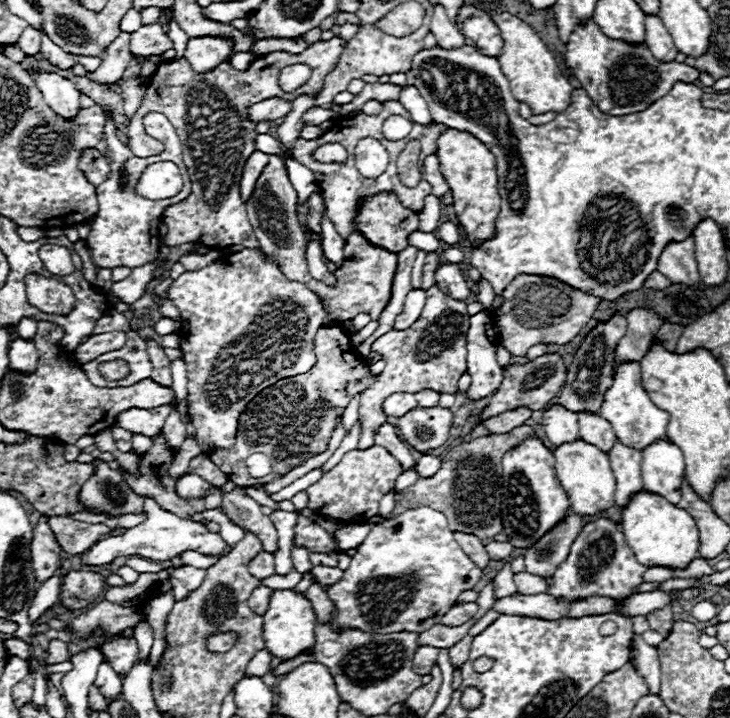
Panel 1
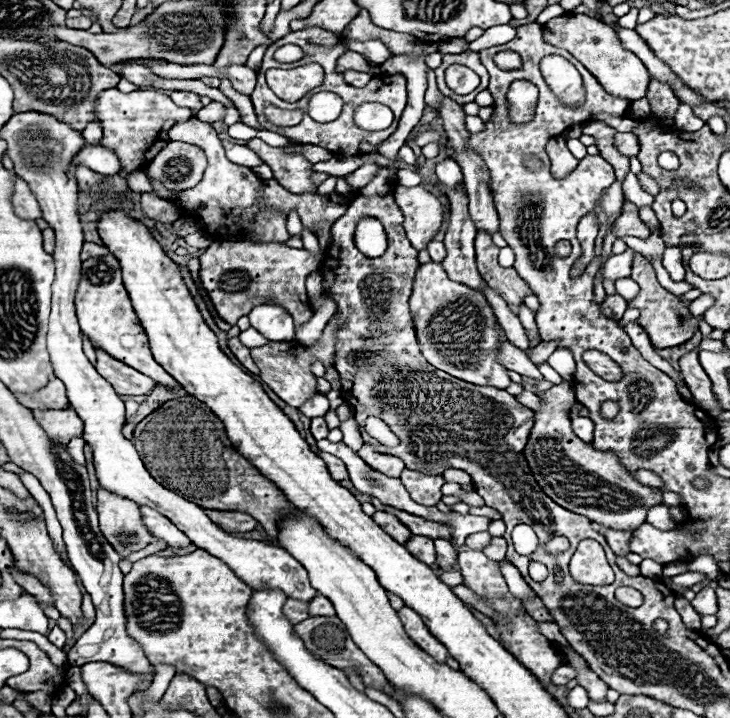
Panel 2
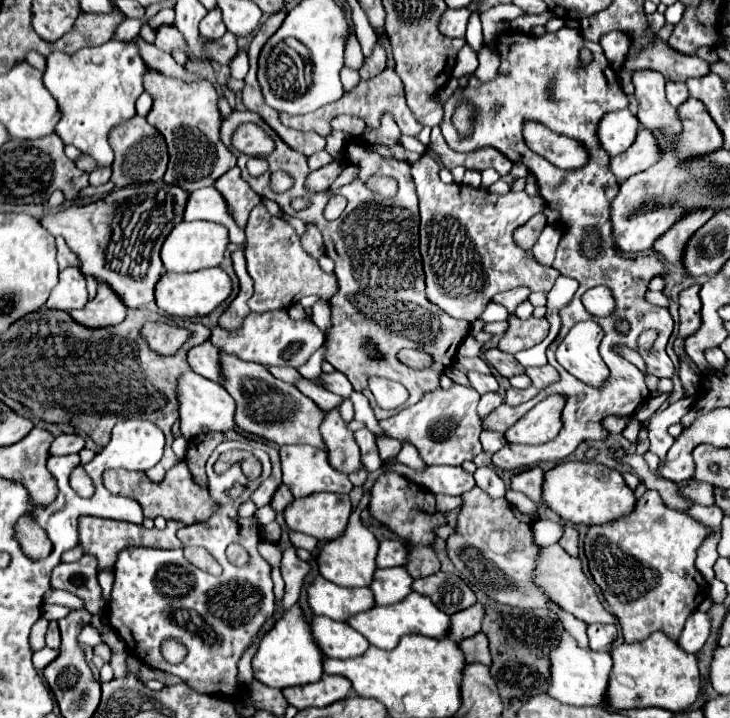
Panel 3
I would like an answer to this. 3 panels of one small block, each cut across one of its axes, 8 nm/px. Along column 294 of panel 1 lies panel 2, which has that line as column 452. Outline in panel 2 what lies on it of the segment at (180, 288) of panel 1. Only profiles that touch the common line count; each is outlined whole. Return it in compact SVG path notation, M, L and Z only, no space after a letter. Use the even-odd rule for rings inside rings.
M428 262L416 272L410 312L416 326L420 352L432 366L472 384L494 386L500 390L508 388L510 378L506 368L496 362L496 318L492 314L492 306L480 292L448 280L442 264Z

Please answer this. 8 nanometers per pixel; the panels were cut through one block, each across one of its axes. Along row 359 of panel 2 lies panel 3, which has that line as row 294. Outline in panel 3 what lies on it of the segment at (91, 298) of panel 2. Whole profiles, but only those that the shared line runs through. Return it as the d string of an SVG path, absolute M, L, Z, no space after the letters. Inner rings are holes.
M166 182L118 188L106 198L90 204L72 204L38 218L52 236L62 236L80 260L80 272L106 284L128 308L144 308L154 302L154 284L164 272L160 248L166 234L182 222L188 192Z

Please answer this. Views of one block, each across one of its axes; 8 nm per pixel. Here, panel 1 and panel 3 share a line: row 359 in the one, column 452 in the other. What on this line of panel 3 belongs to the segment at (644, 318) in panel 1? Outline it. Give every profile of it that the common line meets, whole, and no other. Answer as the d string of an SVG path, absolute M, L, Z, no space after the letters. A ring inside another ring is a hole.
M476 602L468 610L462 610L462 612L452 614L450 628L448 628L448 636L446 638L452 640L452 642L460 642L464 638L472 638L472 634L478 634L480 632L482 616L484 616L484 608L480 606L480 602Z

